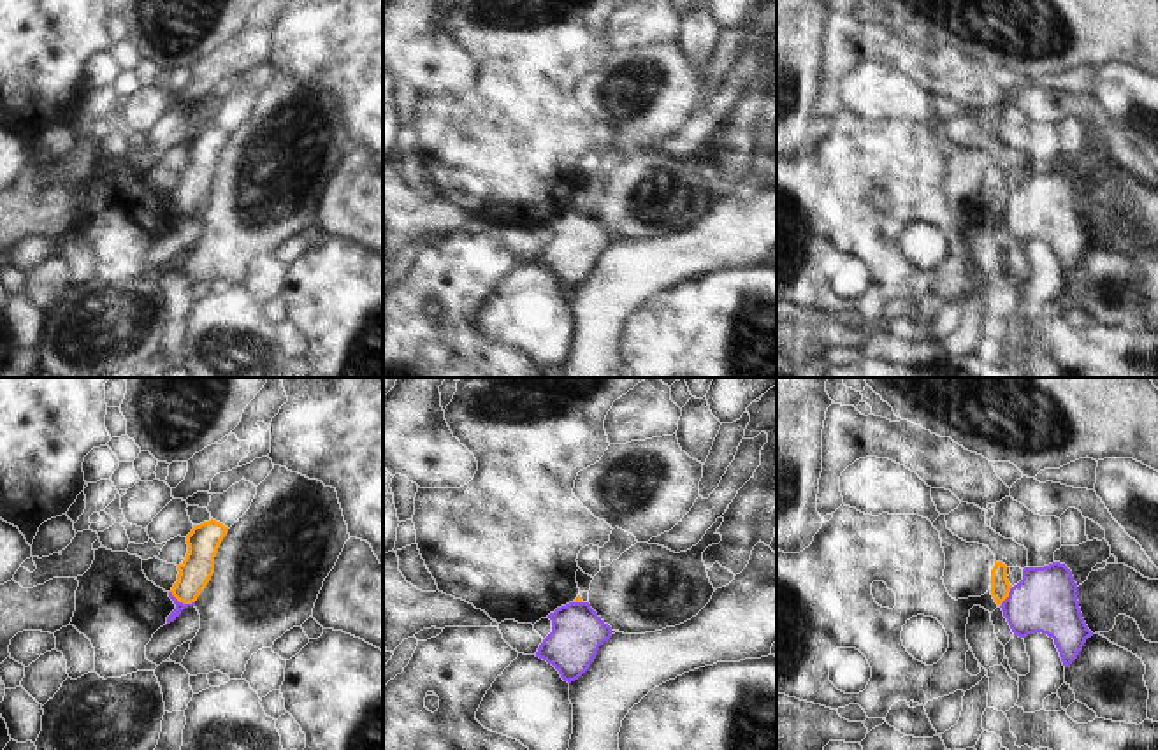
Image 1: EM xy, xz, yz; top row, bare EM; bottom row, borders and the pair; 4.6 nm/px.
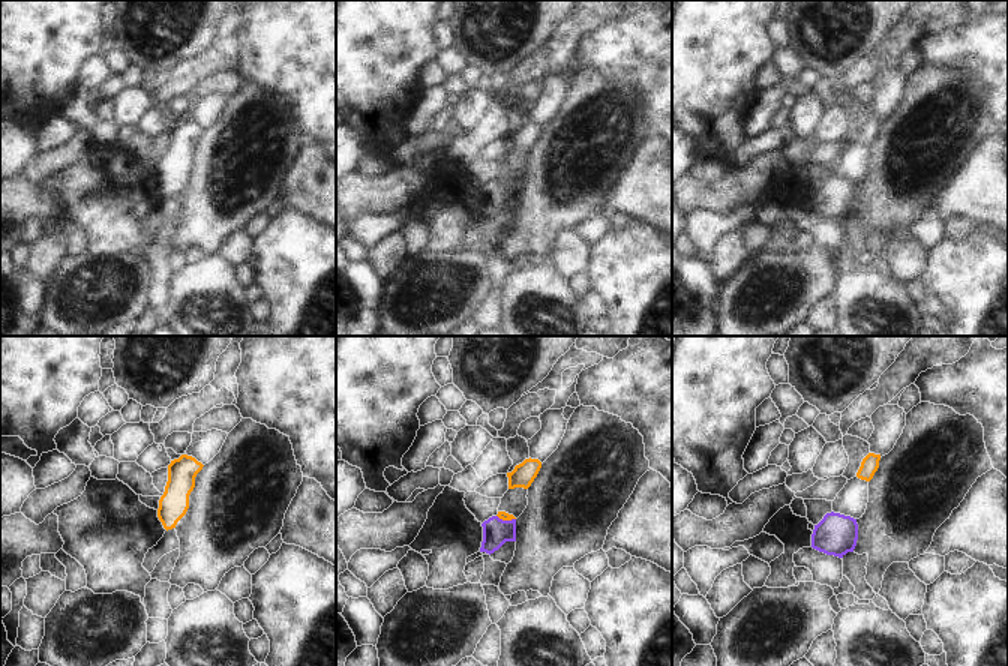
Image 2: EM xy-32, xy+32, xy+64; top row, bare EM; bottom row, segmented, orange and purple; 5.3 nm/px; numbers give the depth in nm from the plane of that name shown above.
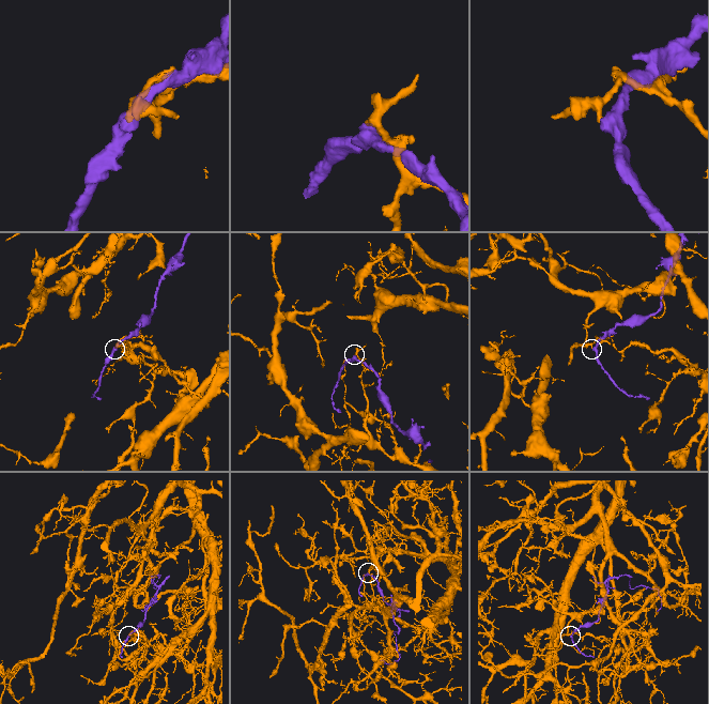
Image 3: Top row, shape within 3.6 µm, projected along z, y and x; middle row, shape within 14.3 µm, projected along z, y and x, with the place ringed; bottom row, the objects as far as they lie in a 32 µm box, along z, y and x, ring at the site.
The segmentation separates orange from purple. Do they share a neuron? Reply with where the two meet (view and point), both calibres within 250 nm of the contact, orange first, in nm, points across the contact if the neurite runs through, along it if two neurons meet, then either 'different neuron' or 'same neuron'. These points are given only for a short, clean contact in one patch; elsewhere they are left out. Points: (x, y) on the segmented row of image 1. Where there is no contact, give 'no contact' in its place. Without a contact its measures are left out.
contact xy (181, 601); calibres 150 and 50 nm; different neuron

